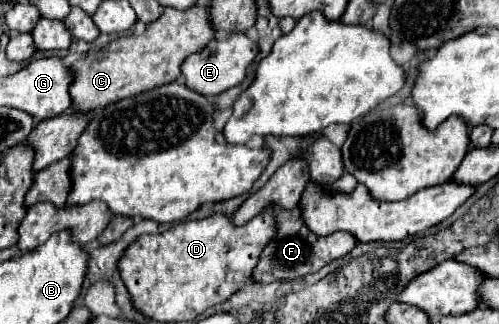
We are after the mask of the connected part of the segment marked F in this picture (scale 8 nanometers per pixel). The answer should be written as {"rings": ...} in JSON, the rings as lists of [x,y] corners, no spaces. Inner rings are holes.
{"rings":[[[299,208],[275,212],[275,226],[277,226],[275,238],[271,238],[269,244],[263,248],[259,264],[253,268],[253,280],[261,284],[279,282],[279,280],[295,280],[311,272],[317,272],[331,260],[337,260],[349,254],[357,244],[357,240],[351,234],[341,234],[341,232],[333,232],[329,236],[313,234],[305,226]]]}

